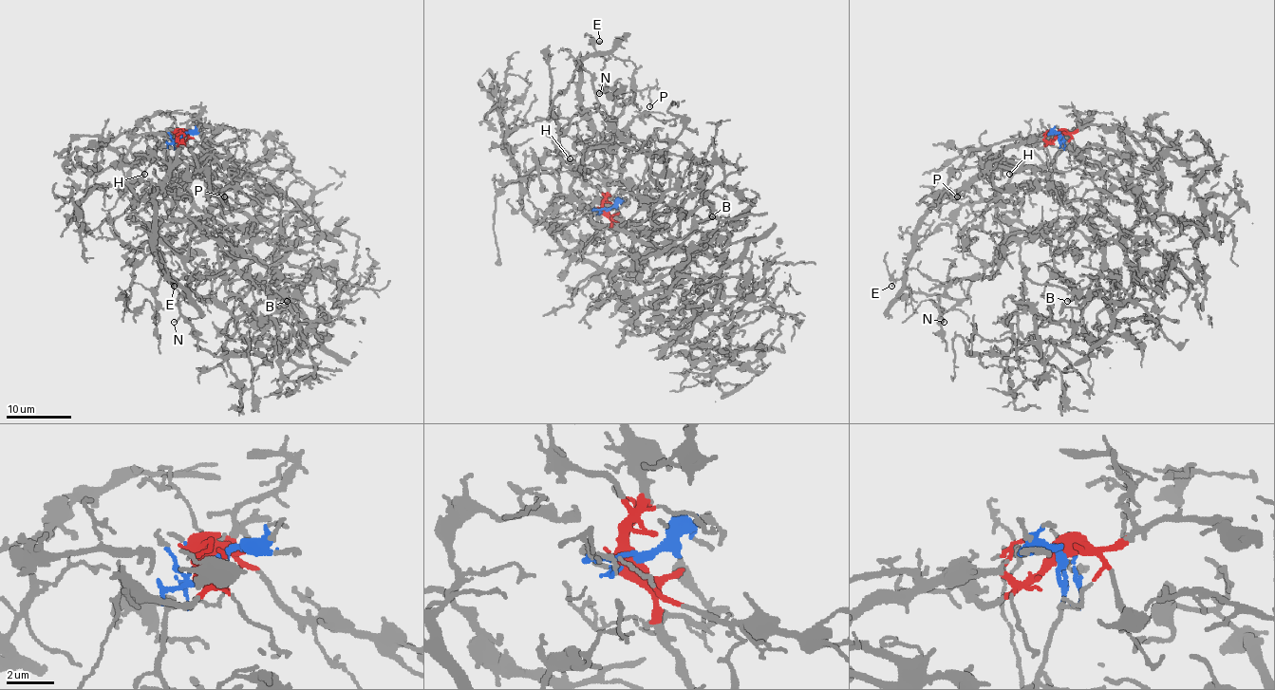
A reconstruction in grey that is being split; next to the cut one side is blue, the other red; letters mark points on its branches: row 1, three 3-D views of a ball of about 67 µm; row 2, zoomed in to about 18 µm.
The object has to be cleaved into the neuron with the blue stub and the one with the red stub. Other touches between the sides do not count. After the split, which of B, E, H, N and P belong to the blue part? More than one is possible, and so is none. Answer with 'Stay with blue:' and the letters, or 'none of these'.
Stay with blue: B, H, N

